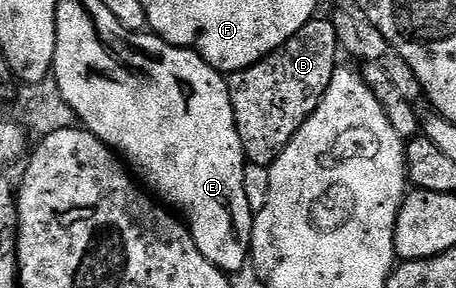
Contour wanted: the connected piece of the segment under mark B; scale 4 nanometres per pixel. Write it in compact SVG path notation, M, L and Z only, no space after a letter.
M314 19L309 21L287 43L283 43L271 55L264 57L259 63L241 69L238 73L228 74L229 94L235 111L235 123L239 131L239 139L245 148L248 164L273 165L275 159L291 143L291 139L299 131L299 127L319 107L323 95L333 78L333 72L339 67L339 46L332 20Z

